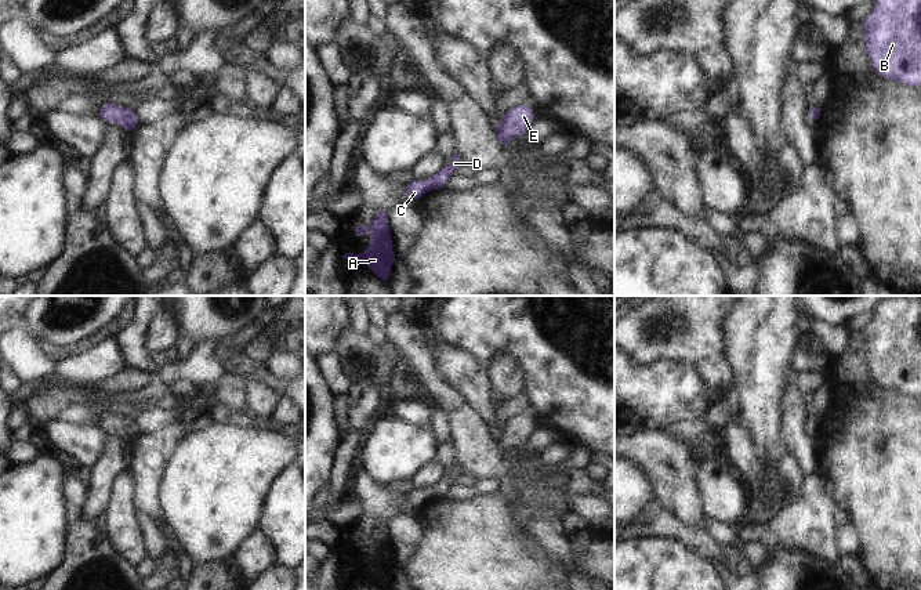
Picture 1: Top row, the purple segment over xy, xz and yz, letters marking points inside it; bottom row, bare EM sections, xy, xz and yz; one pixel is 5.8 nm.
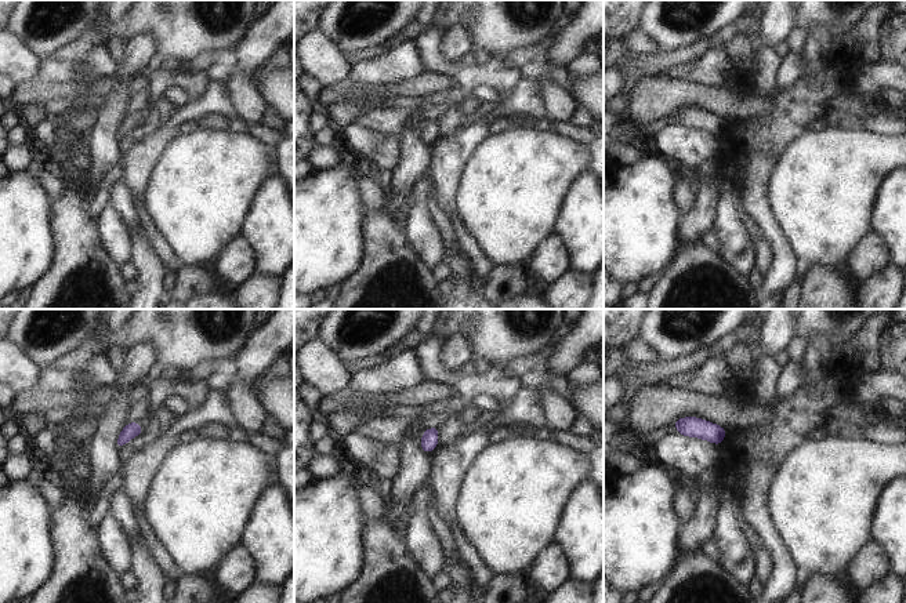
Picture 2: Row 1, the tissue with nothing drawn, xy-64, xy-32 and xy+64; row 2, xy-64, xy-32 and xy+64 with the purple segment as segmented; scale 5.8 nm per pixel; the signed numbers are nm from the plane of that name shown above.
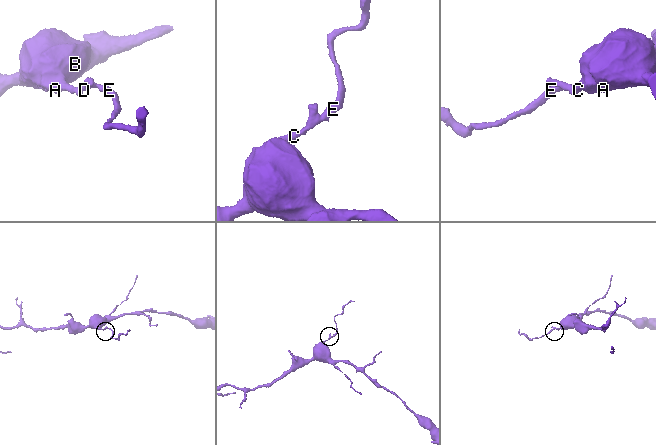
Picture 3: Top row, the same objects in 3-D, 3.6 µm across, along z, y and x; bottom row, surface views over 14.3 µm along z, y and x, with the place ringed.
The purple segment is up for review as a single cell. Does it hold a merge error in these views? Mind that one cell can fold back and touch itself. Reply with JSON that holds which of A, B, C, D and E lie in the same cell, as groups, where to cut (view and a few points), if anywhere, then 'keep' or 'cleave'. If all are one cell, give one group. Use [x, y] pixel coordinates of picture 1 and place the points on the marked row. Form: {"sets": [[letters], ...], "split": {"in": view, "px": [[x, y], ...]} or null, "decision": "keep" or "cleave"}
{"sets": [["A", "B", "C", "D", "E"]], "split": null, "decision": "keep"}

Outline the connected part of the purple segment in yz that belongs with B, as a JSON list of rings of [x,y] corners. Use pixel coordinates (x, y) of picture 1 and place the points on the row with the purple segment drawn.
[[[877,0],[862,25],[873,69],[882,79],[921,86],[921,0]]]

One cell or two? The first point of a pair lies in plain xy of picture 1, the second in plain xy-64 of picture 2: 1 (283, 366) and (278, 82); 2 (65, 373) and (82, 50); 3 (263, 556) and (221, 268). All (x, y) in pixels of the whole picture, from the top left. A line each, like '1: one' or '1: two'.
1: two
2: two
3: one

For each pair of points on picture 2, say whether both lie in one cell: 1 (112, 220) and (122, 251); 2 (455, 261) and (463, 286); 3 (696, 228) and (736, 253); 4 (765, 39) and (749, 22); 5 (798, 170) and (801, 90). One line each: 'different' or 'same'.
1: same
2: same
3: different
4: different
5: different

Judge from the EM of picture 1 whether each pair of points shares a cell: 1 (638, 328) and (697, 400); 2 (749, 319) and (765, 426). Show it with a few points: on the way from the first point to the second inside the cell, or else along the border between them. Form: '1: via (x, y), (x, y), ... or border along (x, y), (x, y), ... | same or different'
1: border along (631, 354), (642, 362), (681, 358), (695, 364) | different
2: via (760, 346), (761, 400) | same

